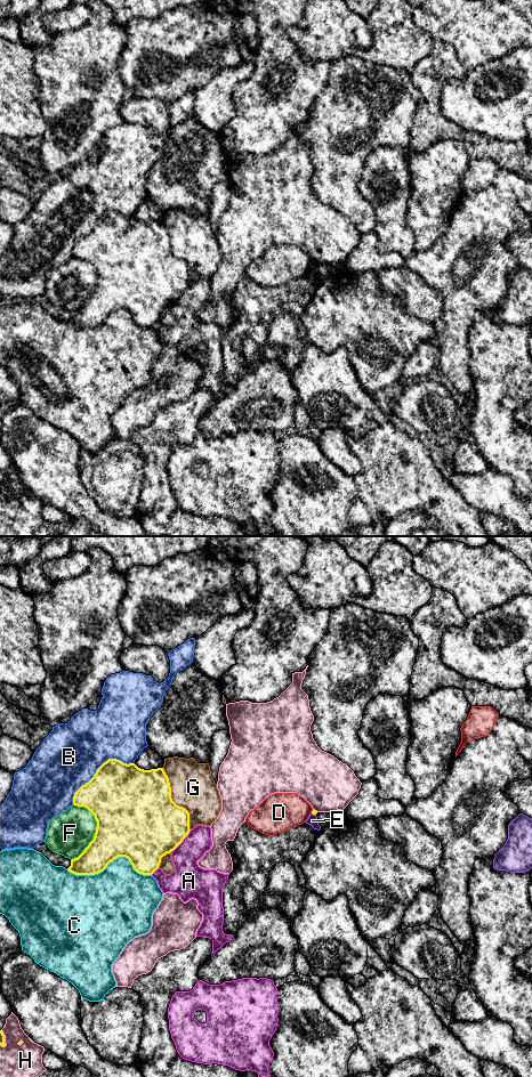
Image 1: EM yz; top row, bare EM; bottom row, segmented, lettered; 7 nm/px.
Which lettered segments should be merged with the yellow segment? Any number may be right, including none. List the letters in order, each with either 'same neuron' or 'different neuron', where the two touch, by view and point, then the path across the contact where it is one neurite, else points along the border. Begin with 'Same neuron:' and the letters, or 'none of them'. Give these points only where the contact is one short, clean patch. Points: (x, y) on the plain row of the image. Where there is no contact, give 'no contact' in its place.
Same neuron: none of them
A: different neuron; contact yz (182, 293)
B: different neuron; contact yz (97, 221)
C: different neuron; contact yz (111, 313)
D: different neuron; contact yz (312, 264)
E: different neuron; contact yz (314, 266); border yz (312, 265), (315, 267)
F: different neuron; contact yz (96, 282)
G: different neuron; contact yz (172, 253)
H: different neuron; contact yz (3, 491)

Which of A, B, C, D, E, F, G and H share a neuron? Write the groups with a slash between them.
A / B / C / D / E / F / G / H

